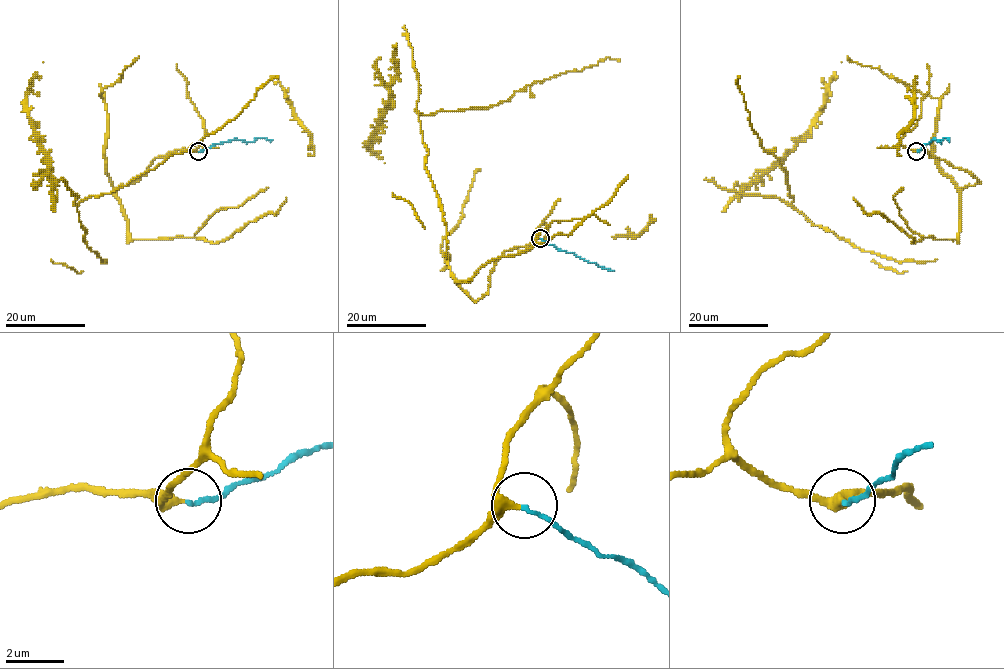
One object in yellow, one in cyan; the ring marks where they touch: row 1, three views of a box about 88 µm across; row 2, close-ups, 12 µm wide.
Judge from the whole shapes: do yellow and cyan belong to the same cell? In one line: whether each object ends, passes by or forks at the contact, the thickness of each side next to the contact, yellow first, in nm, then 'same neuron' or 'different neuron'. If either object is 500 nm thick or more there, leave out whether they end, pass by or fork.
yellow passes by | cyan ends | 280/140 nm | same neuron

